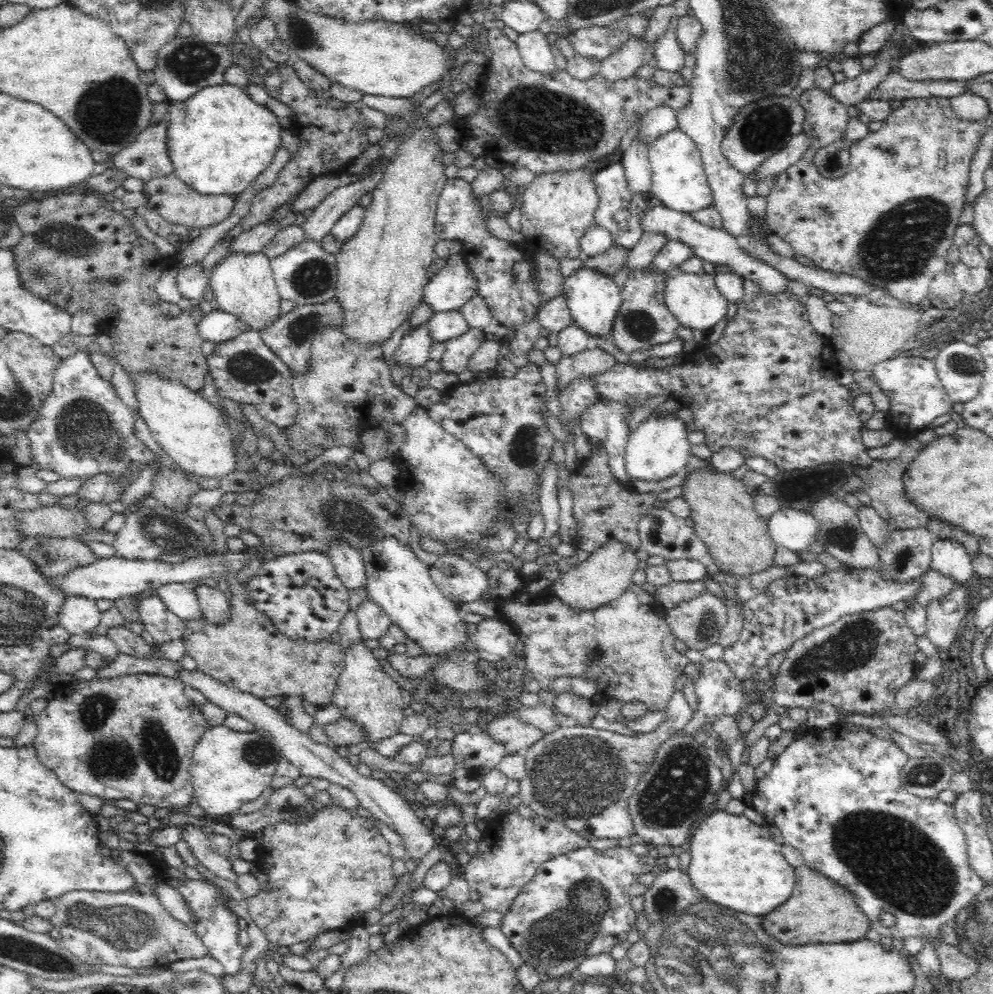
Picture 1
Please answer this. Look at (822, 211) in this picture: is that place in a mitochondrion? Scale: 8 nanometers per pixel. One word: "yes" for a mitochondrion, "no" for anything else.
yes

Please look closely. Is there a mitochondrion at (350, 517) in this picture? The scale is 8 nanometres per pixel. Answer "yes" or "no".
yes

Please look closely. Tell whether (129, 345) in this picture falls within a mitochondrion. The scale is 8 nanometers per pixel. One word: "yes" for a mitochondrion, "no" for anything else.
no

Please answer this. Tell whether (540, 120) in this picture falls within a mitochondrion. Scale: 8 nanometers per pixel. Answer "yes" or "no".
yes

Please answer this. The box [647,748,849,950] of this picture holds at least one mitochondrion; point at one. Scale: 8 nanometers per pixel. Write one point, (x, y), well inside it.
(666, 899)

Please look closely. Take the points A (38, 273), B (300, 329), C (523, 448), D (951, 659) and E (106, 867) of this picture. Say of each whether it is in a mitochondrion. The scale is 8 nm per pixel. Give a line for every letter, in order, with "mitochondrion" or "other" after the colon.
A: mitochondrion
B: mitochondrion
C: mitochondrion
D: other
E: other

